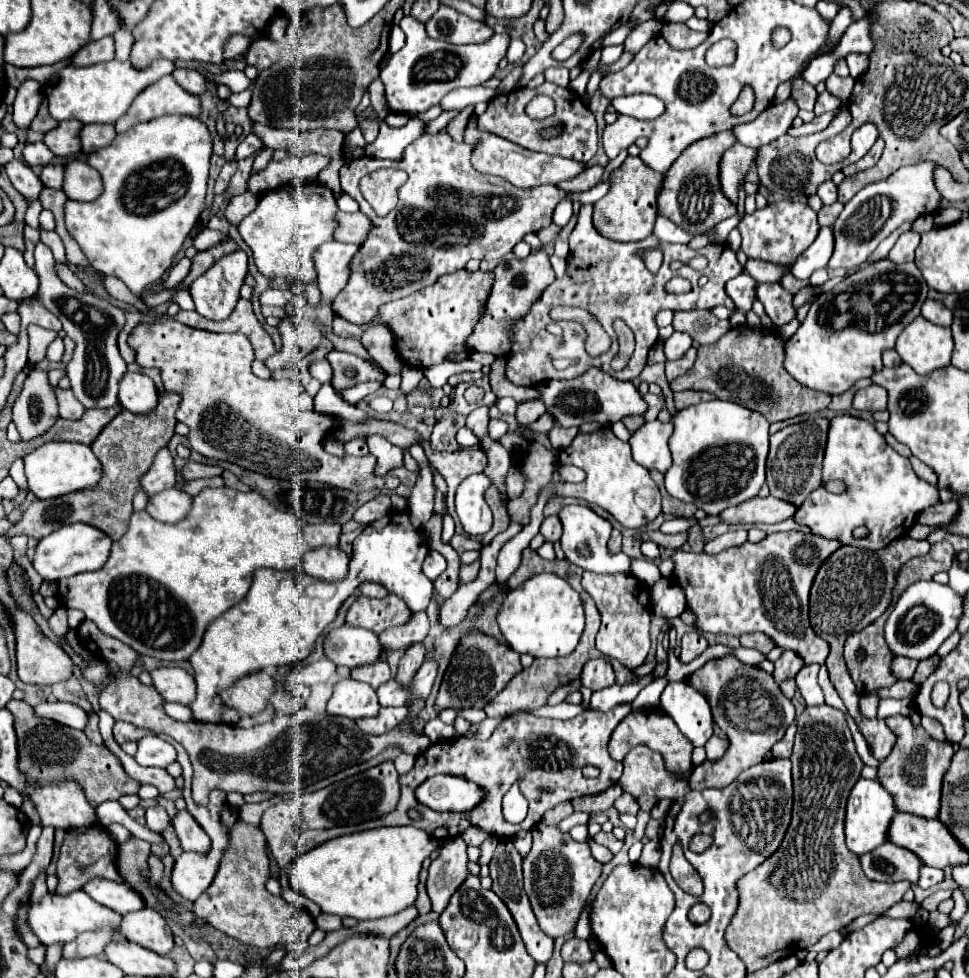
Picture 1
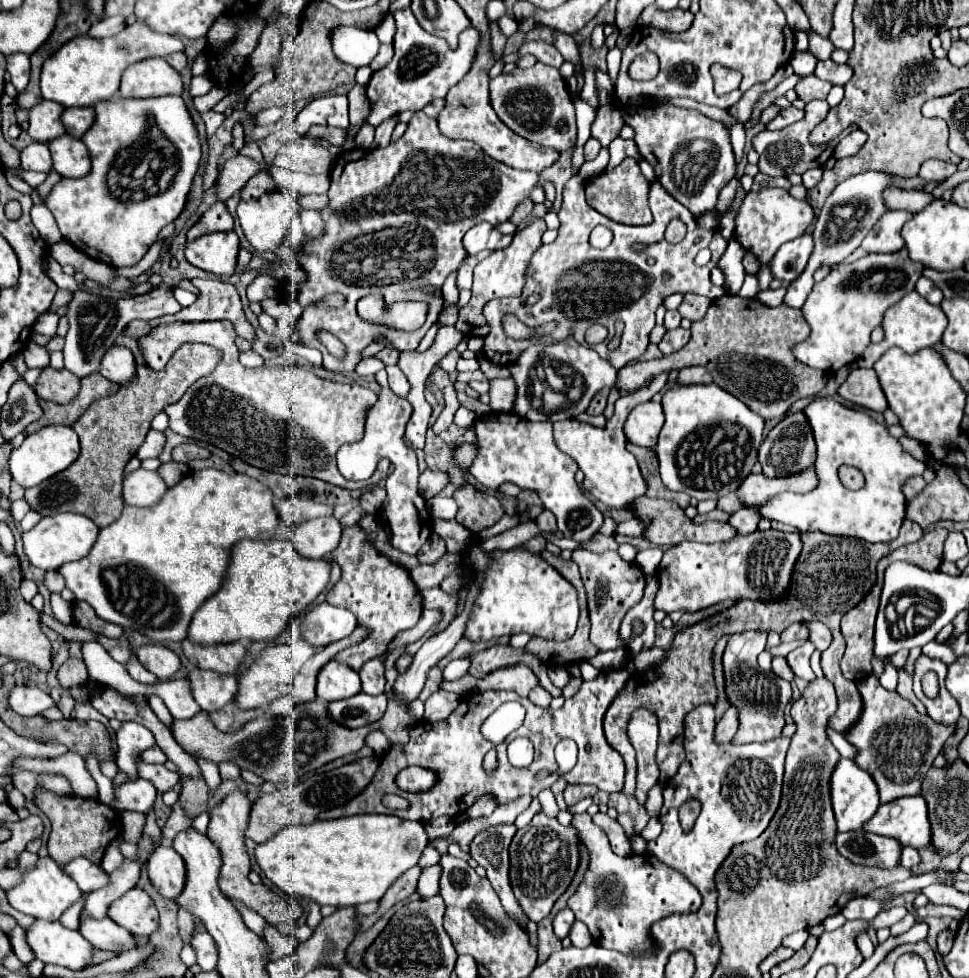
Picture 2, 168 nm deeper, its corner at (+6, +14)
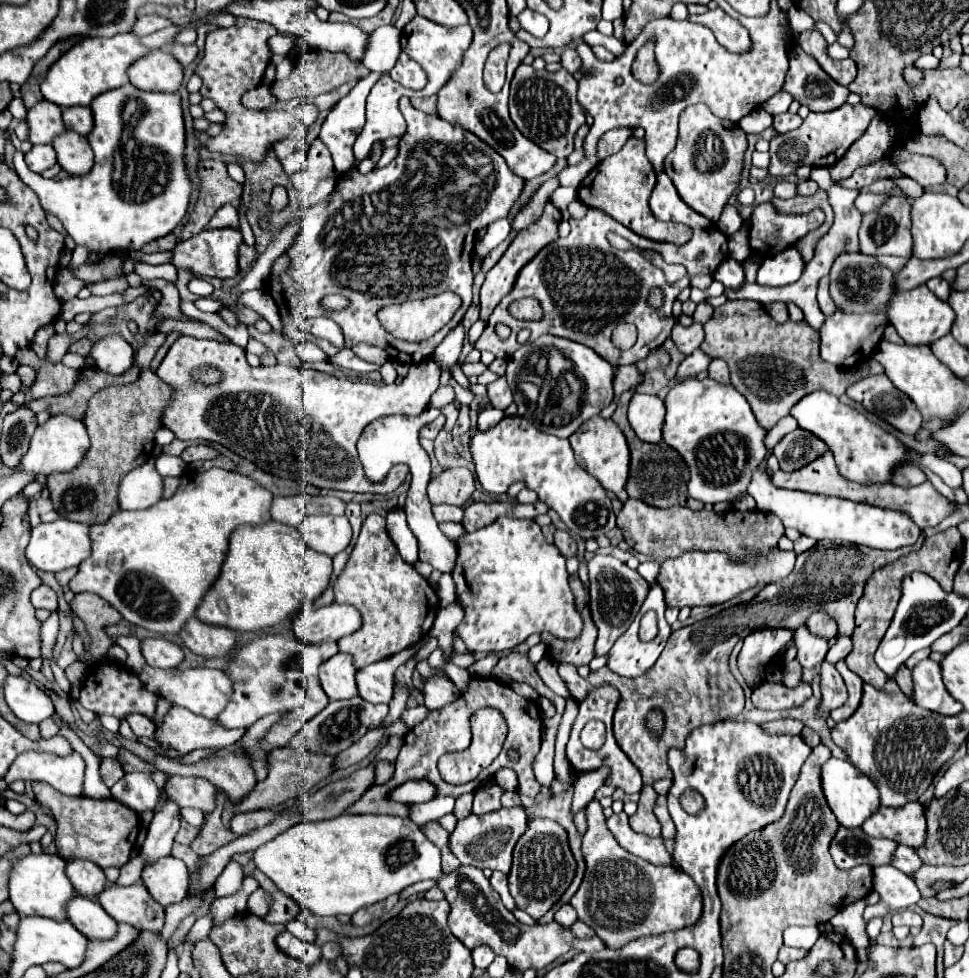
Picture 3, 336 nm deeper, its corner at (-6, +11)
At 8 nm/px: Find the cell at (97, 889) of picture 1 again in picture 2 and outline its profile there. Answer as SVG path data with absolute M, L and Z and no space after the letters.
M74 859L64 867L64 871L78 883L82 893L92 893L108 885L108 873L88 859Z

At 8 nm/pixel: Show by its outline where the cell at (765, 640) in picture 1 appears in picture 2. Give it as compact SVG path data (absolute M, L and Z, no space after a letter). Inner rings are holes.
M908 519L902 523L896 541L890 541L890 543L868 543L868 541L852 539L852 537L834 537L820 531L804 533L802 535L804 549L800 553L800 559L796 561L790 591L784 601L774 601L774 603L740 601L734 607L714 617L708 617L696 623L694 627L688 627L682 633L678 633L674 639L674 647L668 651L664 663L650 673L634 673L632 679L626 683L626 687L612 701L608 715L604 717L606 741L624 757L624 763L626 763L626 779L624 779L622 793L634 795L636 759L634 759L634 749L628 741L626 727L632 713L640 707L652 709L652 713L656 713L658 717L660 741L658 741L656 763L660 767L660 781L666 783L670 777L676 775L676 769L684 761L684 715L702 703L714 705L716 701L710 655L712 655L712 647L722 635L734 635L734 633L742 633L750 629L766 631L766 633L768 631L782 633L794 621L822 621L832 631L832 637L834 637L830 647L822 651L822 669L824 669L826 679L832 681L832 685L836 687L838 703L840 703L838 711L830 719L830 727L836 729L840 735L846 735L846 731L852 729L852 725L856 725L856 721L860 719L860 709L864 709L864 703L860 701L856 683L846 681L840 671L840 659L846 649L844 637L840 635L840 619L848 609L856 607L870 593L872 585L876 585L878 561L902 545L920 541L922 535L924 531L920 529L920 525ZM644 677L650 677L652 681L644 681Z

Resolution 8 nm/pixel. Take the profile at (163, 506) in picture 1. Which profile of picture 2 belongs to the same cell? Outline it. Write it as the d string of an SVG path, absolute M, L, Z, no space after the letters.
M136 469L124 479L124 503L134 505L134 507L152 507L156 505L164 493L168 491L168 485L164 479L158 475L158 471L146 471L146 469Z

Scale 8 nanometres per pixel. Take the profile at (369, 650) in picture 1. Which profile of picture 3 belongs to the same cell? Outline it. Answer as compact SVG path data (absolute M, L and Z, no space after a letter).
M336 602L320 608L302 606L292 620L294 634L306 644L338 642L340 638L354 634L360 624L362 616L356 608Z

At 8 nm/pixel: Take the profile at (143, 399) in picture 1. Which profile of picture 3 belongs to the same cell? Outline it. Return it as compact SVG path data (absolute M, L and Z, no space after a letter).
M108 334L94 342L90 356L96 366L108 374L122 374L134 362L134 348L118 334Z

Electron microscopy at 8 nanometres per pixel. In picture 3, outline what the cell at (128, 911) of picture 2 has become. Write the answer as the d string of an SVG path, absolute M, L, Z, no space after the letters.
M140 882L132 886L106 884L96 900L116 922L126 922L138 930L152 932L160 932L164 926L164 908Z

